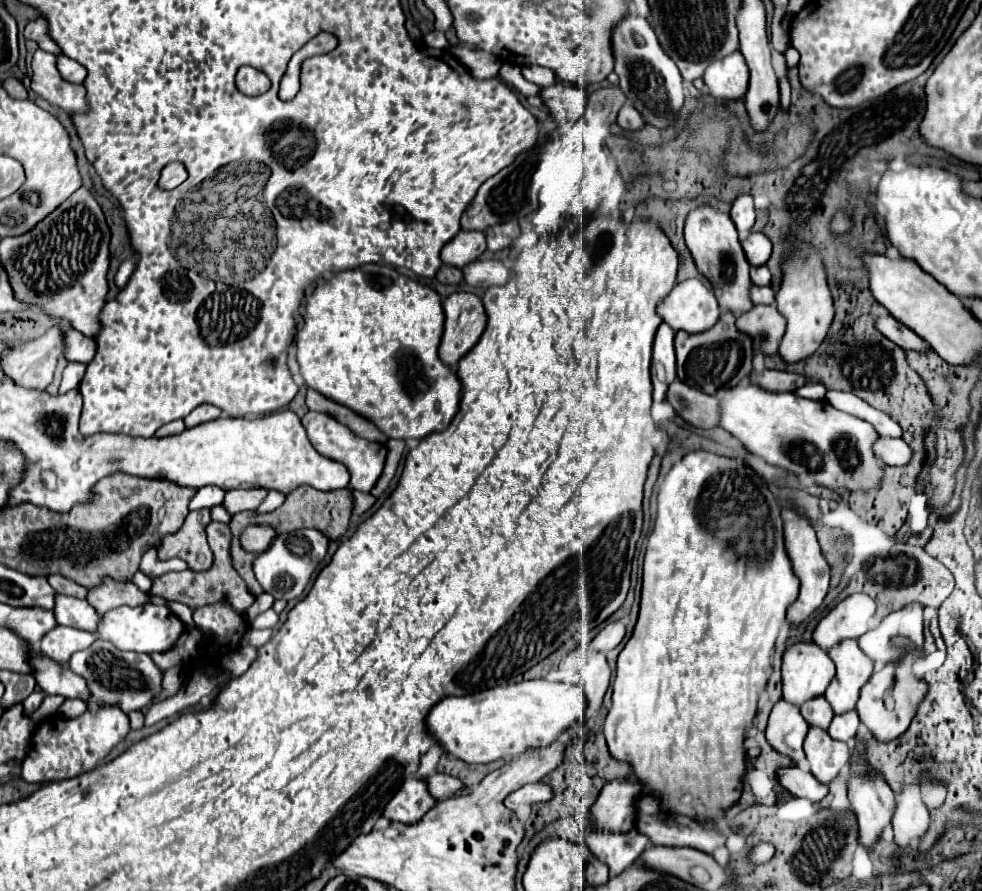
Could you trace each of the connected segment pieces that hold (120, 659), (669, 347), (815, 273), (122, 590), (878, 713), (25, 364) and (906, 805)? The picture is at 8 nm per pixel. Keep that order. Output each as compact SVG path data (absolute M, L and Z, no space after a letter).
M97 639L89 649L73 653L69 659L69 667L73 673L85 677L91 699L89 699L89 711L103 707L103 705L119 705L125 713L133 709L143 709L151 703L153 695L161 691L161 669L151 661L145 653L125 653L119 651L113 643Z
M661 323L657 329L657 335L655 335L653 361L651 361L653 383L655 383L655 391L653 391L655 401L665 399L665 387L675 379L673 337L675 337L675 331L667 323Z
M809 257L805 265L789 265L789 269L785 269L785 281L777 293L777 309L787 319L787 331L779 347L781 357L795 363L817 351L833 321L833 299L825 285L825 269L821 269L817 257Z
M105 577L101 585L87 591L87 603L101 615L117 605L143 605L147 603L147 595L137 589L131 581L117 581L113 577Z
M913 653L913 657L905 657L905 661L895 661L895 663L885 665L883 669L875 671L871 675L869 683L865 685L865 689L861 691L857 713L859 713L861 721L869 727L873 737L881 743L893 741L907 731L915 709L921 703L921 697L925 697L925 693L927 693L927 685L923 681L913 679L913 675L911 675L911 665L919 655L921 653Z
M63 325L51 327L39 339L23 343L21 347L9 349L5 353L3 371L19 385L45 389L53 379L53 369L57 359L65 353L65 331Z
M917 783L905 785L895 803L893 813L893 829L895 829L895 843L899 847L915 845L915 839L921 839L929 827L929 811L923 803L921 787Z

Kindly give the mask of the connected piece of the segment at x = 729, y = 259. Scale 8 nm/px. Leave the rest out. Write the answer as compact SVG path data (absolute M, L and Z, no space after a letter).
M699 205L689 211L687 221L685 221L685 243L695 259L697 269L711 281L715 297L719 301L719 307L735 311L747 311L751 309L749 301L749 261L743 253L743 247L737 237L737 229L729 217L729 213L719 211L717 207L711 205Z

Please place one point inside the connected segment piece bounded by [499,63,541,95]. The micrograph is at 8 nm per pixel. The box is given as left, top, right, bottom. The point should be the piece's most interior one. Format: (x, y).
(511, 74)

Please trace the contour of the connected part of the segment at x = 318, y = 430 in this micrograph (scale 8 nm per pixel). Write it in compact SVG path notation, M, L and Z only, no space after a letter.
M309 411L303 419L303 427L307 431L307 437L311 441L311 445L325 457L343 463L349 469L351 481L349 487L369 493L371 487L377 483L383 465L385 465L385 457L387 457L387 447L381 443L371 443L365 441L361 437L357 437L355 433L349 433L349 429L345 429L345 425L337 425L337 421L333 421L333 417L325 417L323 413L313 413Z

